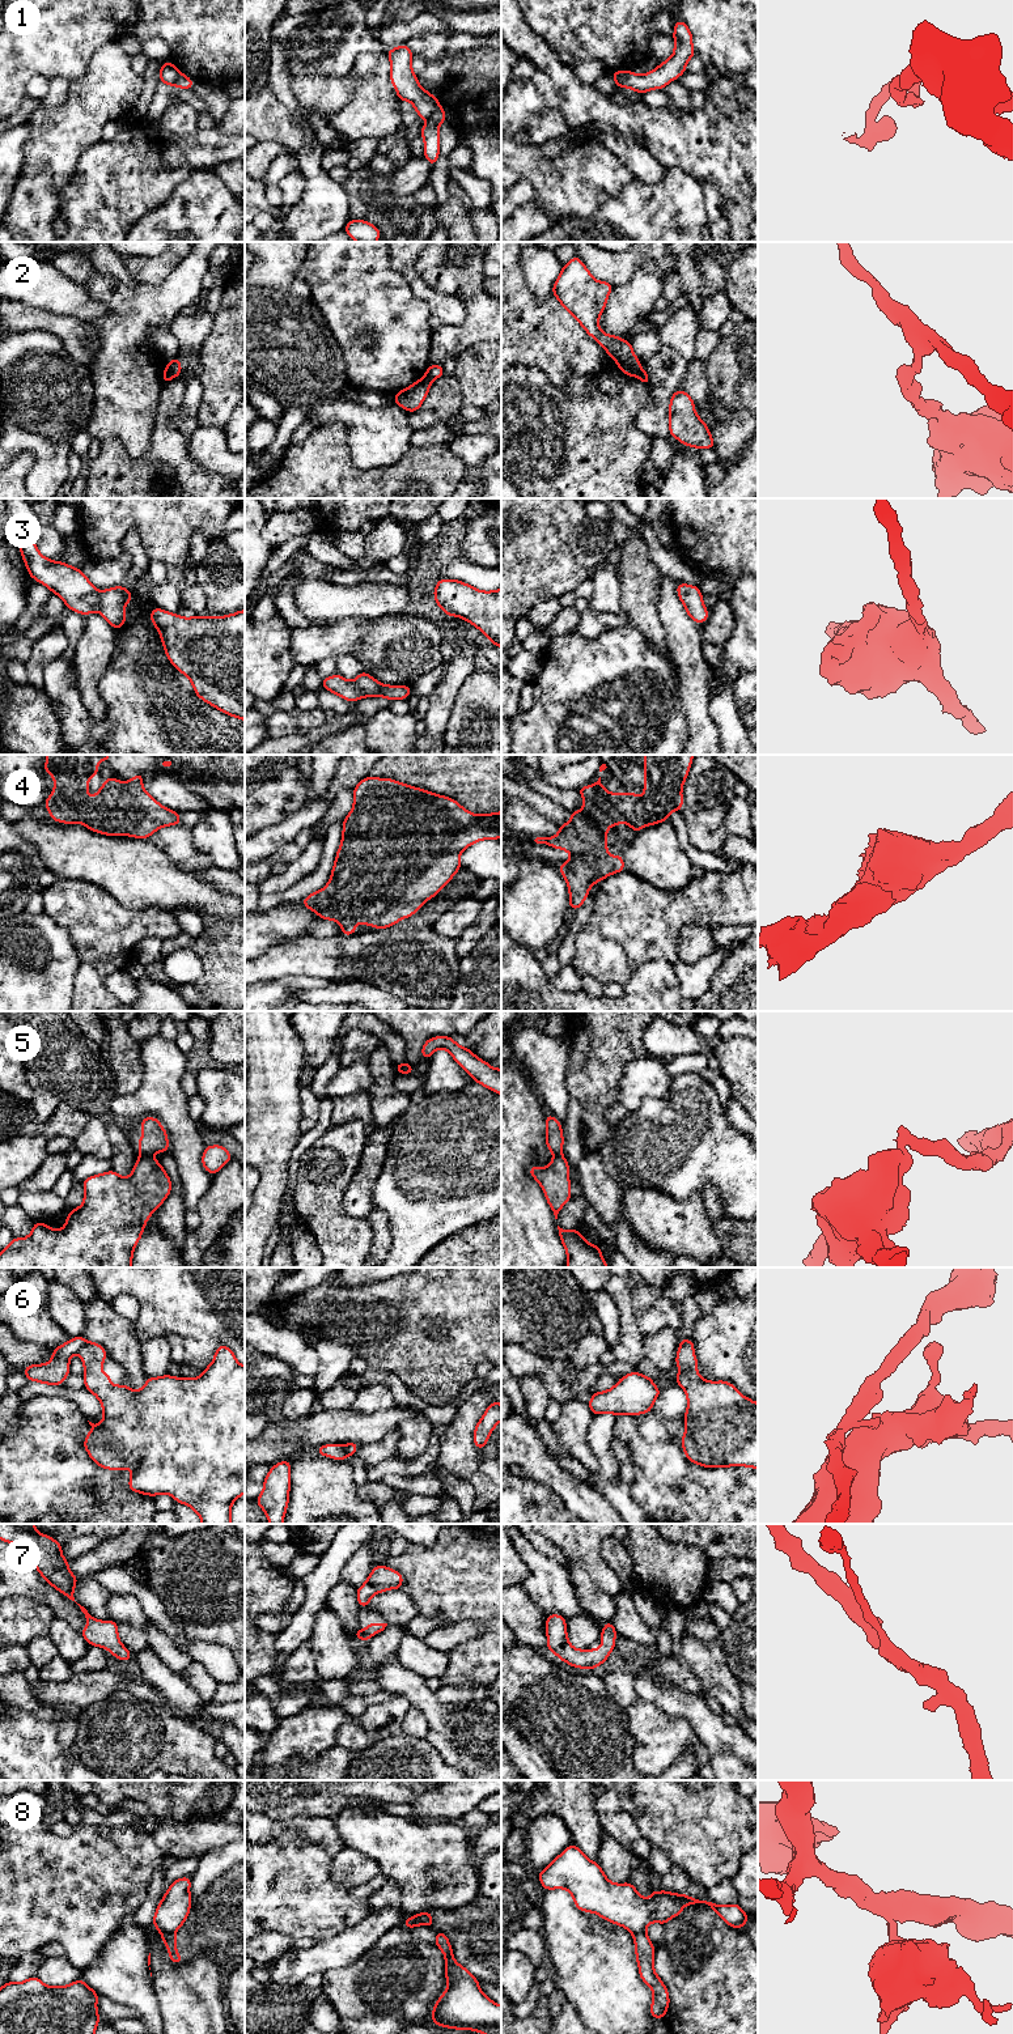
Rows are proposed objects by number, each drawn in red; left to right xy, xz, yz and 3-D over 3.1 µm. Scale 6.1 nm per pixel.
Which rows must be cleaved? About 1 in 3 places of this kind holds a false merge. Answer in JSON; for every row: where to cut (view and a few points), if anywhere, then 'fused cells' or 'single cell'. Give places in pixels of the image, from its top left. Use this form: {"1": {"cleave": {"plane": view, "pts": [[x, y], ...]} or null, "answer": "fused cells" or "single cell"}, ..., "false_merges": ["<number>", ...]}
{"1": {"cleave": {"plane": "yz", "pts": [[630, 71], [618, 86]]}, "answer": "fused cells"}, "2": {"cleave": {"plane": "xy", "pts": [[165, 366], [174, 374]]}, "answer": "fused cells"}, "3": {"cleave": null, "answer": "single cell"}, "4": {"cleave": null, "answer": "single cell"}, "5": {"cleave": {"plane": "xy", "pts": [[142, 1155], [149, 1156]]}, "answer": "fused cells"}, "6": {"cleave": null, "answer": "single cell"}, "7": {"cleave": null, "answer": "single cell"}, "8": {"cleave": {"plane": "yz", "pts": [[644, 1931], [632, 1935]]}, "answer": "fused cells"}, "false_merges": ["1", "2", "5", "8"]}

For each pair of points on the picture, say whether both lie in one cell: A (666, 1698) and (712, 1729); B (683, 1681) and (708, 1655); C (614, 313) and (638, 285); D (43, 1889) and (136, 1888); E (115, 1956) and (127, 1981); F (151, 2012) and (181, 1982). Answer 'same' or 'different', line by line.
A: same
B: different
C: same
D: same
E: same
F: different

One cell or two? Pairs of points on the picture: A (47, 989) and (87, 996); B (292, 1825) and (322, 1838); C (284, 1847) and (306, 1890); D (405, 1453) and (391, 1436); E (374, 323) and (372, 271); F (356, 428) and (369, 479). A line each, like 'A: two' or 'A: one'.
A: two
B: one
C: one
D: two
E: one
F: two

